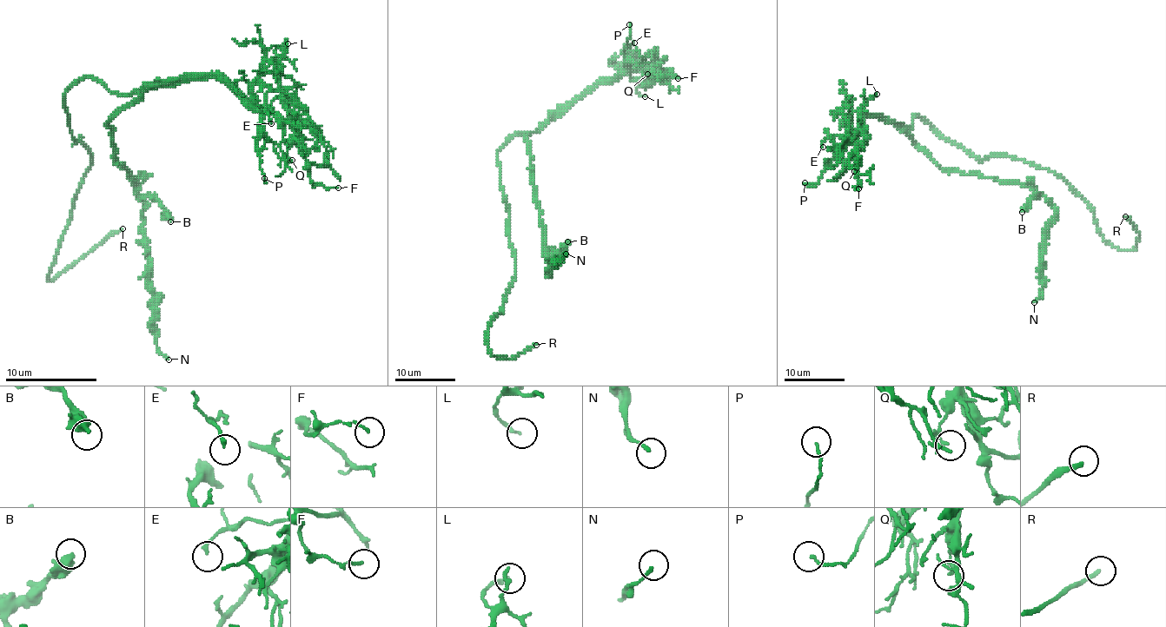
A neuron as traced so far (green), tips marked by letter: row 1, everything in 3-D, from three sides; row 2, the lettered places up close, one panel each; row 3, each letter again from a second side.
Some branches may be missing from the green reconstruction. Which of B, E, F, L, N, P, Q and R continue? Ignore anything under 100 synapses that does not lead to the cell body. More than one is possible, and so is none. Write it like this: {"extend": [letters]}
{"extend": ["R"]}

